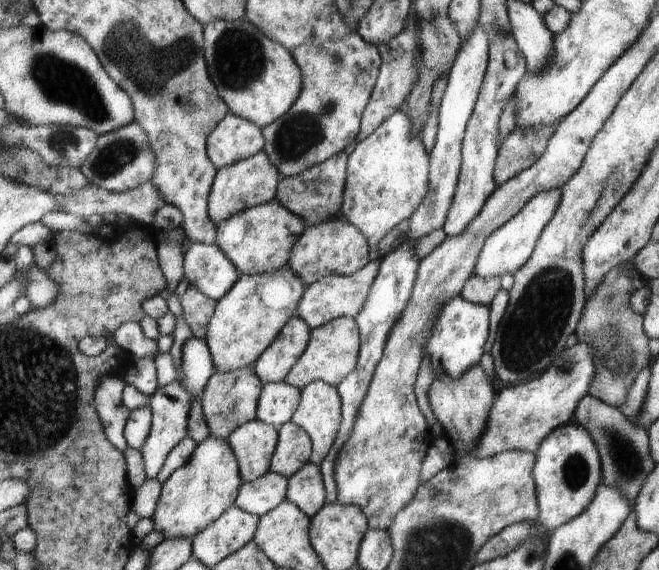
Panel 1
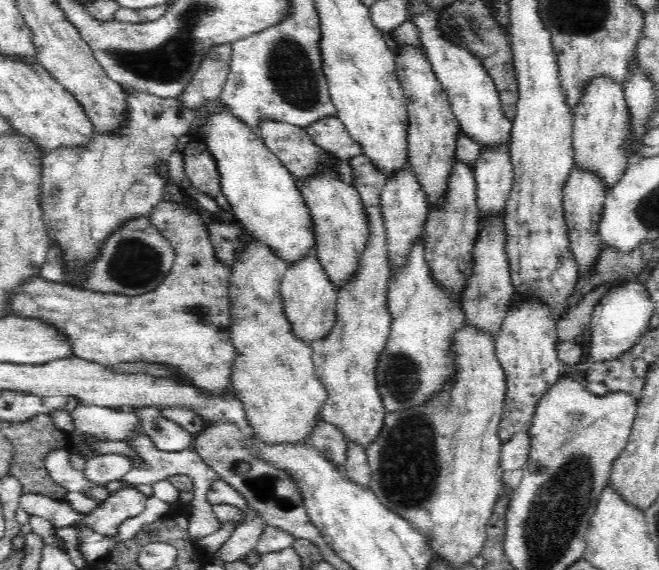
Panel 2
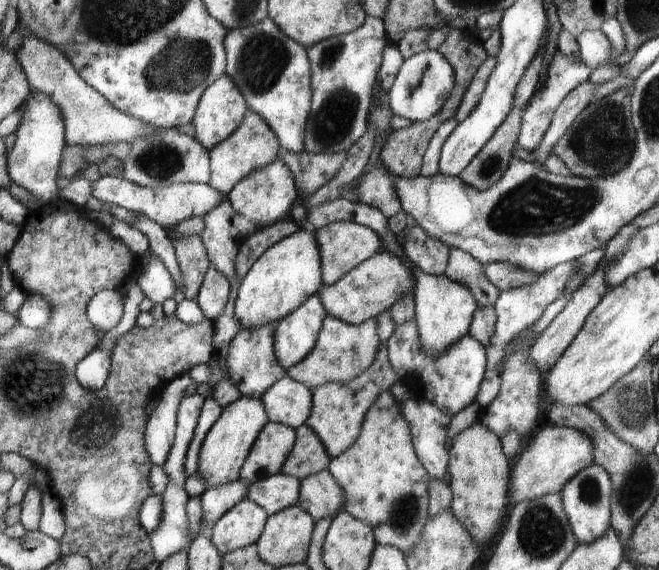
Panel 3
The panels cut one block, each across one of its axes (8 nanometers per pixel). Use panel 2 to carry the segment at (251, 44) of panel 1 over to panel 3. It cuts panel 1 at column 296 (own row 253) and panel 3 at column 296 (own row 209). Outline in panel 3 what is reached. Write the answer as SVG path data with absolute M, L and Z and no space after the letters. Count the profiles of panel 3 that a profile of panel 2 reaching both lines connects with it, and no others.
M271 17L253 26L229 31L225 48L227 74L235 80L248 107L265 118L280 138L282 148L305 153L305 130L313 100L312 61L308 49L289 38Z

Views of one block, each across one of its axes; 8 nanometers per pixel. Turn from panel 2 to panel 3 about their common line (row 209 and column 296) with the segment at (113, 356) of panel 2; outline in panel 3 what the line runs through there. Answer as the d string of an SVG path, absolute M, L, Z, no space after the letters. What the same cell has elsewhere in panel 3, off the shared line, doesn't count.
M282 148L280 157L293 172L300 200L306 201L337 176L348 159L348 153L309 154Z

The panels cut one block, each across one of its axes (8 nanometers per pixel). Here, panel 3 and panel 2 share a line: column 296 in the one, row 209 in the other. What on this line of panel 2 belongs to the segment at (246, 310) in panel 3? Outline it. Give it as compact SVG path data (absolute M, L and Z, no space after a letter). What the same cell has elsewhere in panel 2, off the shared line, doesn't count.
M219 98L206 102L202 109L208 113L208 124L197 136L208 141L208 147L218 161L222 192L232 205L236 221L288 265L298 264L310 256L316 250L314 217L297 180L280 159L266 148L256 130L231 116L219 104Z

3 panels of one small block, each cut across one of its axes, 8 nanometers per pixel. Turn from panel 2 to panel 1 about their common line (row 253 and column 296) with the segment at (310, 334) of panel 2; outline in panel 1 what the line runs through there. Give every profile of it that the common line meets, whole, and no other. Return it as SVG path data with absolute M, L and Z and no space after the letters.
M377 260L377 262L370 262L365 268L362 268L355 274L349 276L325 276L323 280L319 280L319 282L308 286L303 298L301 298L296 315L303 318L309 325L309 328L312 329L319 328L341 317L356 319L365 306L365 300L369 296L369 290L373 286L375 278L379 276L379 266L381 266L381 261Z

